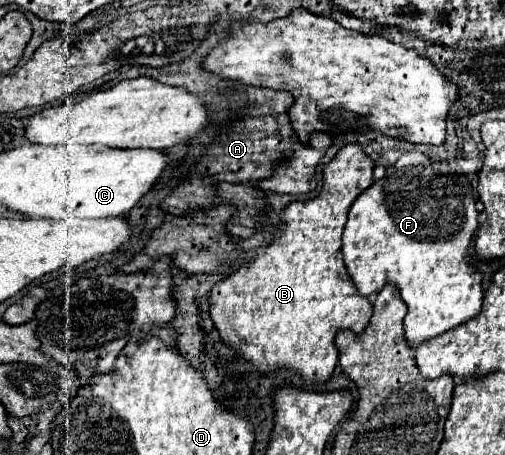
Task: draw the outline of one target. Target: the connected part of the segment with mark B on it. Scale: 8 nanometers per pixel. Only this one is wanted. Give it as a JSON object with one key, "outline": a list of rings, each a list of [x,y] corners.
{"outline":[[[350,143],[340,149],[336,157],[324,167],[324,183],[320,195],[308,203],[288,203],[280,219],[282,227],[274,233],[272,241],[266,241],[264,247],[256,251],[256,257],[252,257],[252,261],[242,263],[240,269],[210,289],[210,313],[220,337],[224,343],[236,347],[246,361],[258,367],[258,371],[270,373],[278,367],[292,367],[304,375],[304,379],[326,381],[338,363],[338,349],[334,345],[336,333],[340,329],[362,333],[370,323],[372,301],[360,297],[354,281],[346,271],[342,259],[342,231],[350,205],[374,181],[372,169],[374,163],[362,147]]]}

